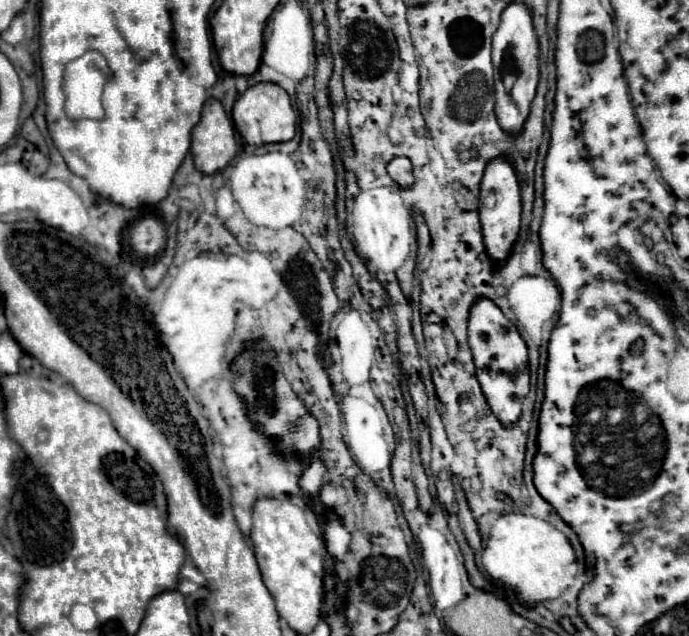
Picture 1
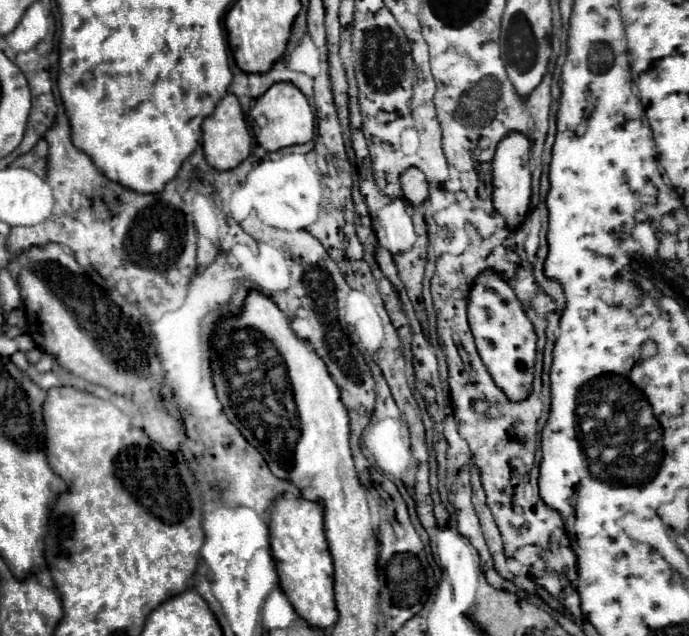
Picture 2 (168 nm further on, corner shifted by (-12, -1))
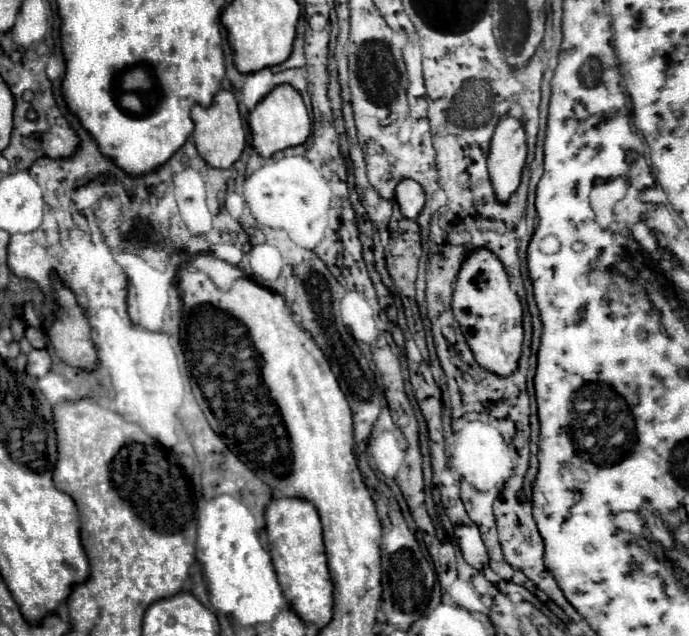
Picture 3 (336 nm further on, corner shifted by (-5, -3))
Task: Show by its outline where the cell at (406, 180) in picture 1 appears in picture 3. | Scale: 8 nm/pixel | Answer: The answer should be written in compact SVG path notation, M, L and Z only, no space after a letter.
M401 180L395 188L395 200L401 208L401 212L409 218L417 218L425 204L425 192L419 182L415 180Z

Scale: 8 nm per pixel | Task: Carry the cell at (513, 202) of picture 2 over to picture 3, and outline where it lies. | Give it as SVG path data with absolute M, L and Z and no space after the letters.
M503 116L491 138L491 150L487 156L489 178L495 190L495 196L501 204L507 204L509 198L517 192L521 182L521 172L525 168L527 144L523 124L513 116Z

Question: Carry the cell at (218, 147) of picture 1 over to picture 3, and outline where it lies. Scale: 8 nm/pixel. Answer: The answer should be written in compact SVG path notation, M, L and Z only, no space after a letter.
M229 90L217 92L215 98L213 98L213 104L209 108L193 106L191 120L195 122L193 142L195 142L201 158L211 168L231 168L239 160L239 156L245 148L245 130L243 130L243 124L241 124L241 116L239 116L237 100L235 100L233 92L229 92Z

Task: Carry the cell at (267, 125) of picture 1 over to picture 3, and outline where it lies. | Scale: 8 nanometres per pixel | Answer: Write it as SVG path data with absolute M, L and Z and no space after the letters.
M281 84L271 90L249 114L249 128L253 134L253 146L263 156L269 158L279 150L299 146L307 140L312 132L312 118L309 115L301 94L289 86Z

